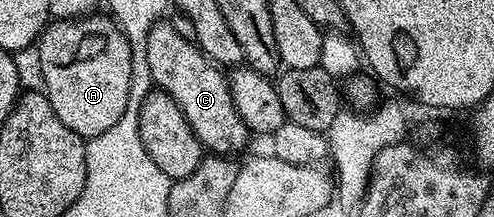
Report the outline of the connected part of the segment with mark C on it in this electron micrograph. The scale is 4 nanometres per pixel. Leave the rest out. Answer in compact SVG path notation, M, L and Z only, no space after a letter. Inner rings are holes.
M161 19L154 27L150 27L146 39L146 63L150 63L153 86L161 93L168 93L170 99L174 99L178 107L182 107L182 115L186 115L186 123L190 123L194 135L209 154L237 155L236 153L242 152L247 147L250 130L234 107L227 76L222 72L221 66L208 60L208 56L203 53L195 40L178 35L171 20Z

